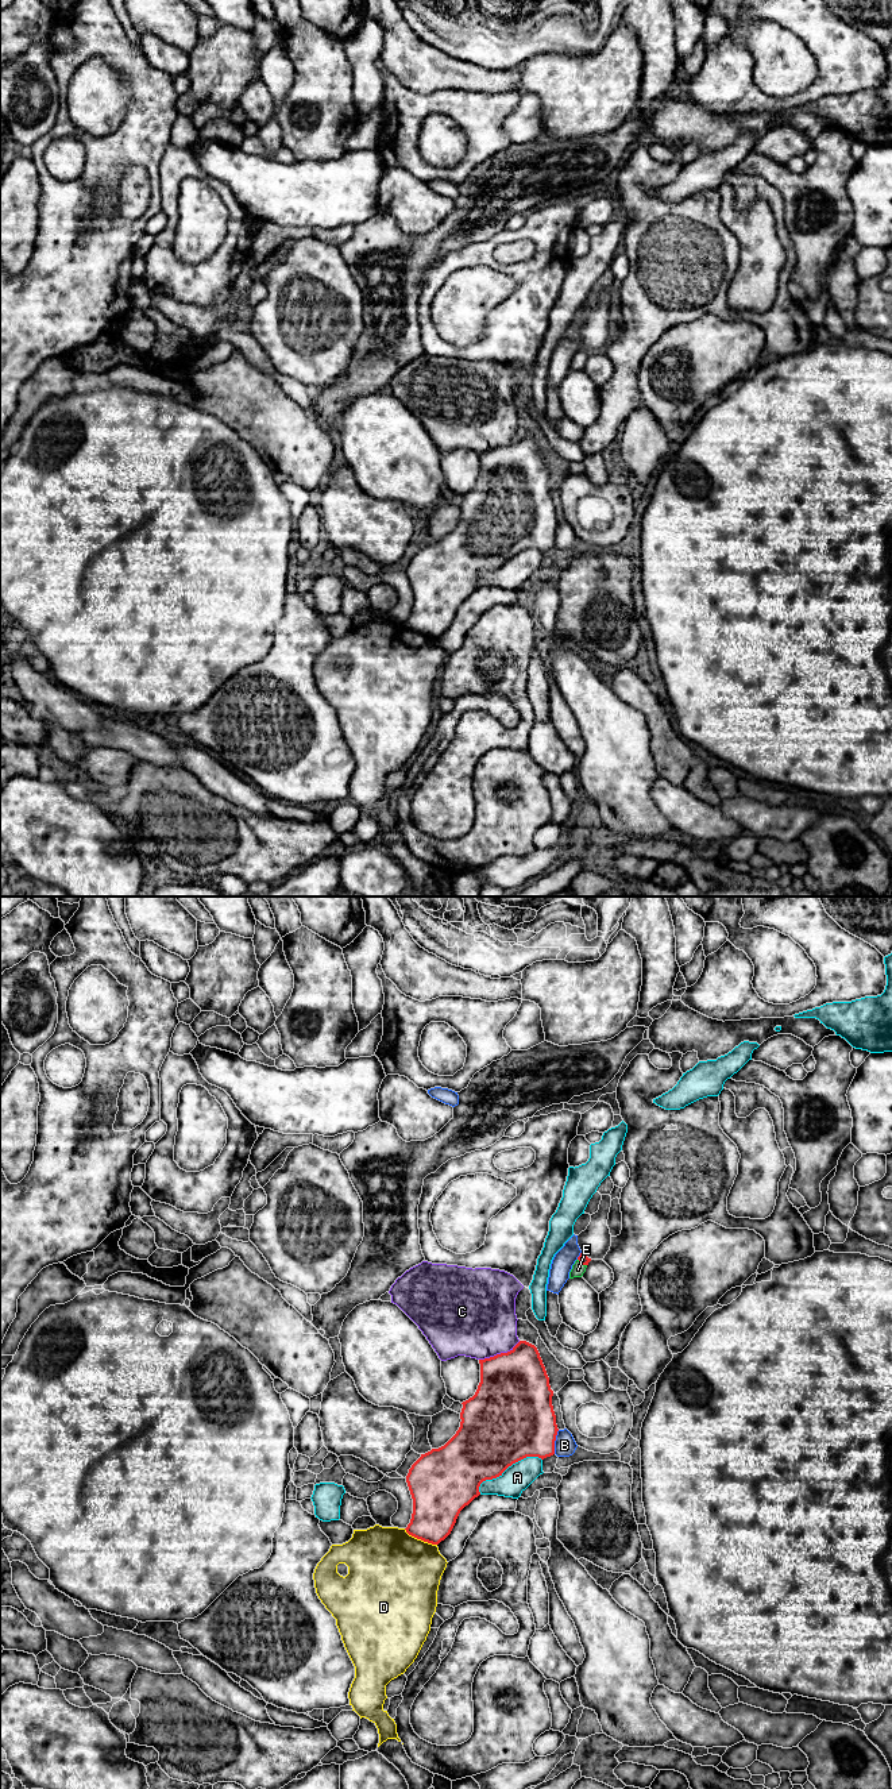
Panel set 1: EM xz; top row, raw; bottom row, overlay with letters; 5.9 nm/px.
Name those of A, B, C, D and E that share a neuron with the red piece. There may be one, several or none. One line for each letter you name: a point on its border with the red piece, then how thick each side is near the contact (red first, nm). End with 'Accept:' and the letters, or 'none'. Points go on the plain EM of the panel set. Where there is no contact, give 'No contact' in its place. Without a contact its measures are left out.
E: Touches red at xz (582, 355). Thickness 60 nm (red) against 80 nm
Accept: E

